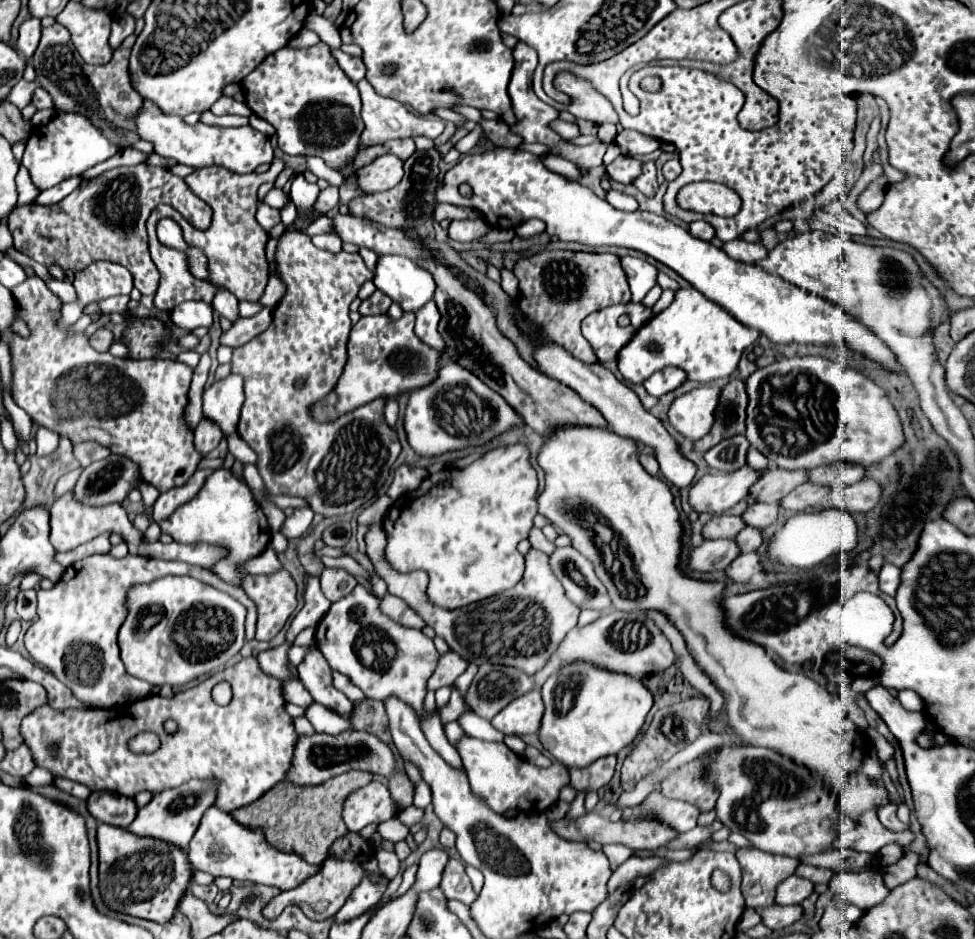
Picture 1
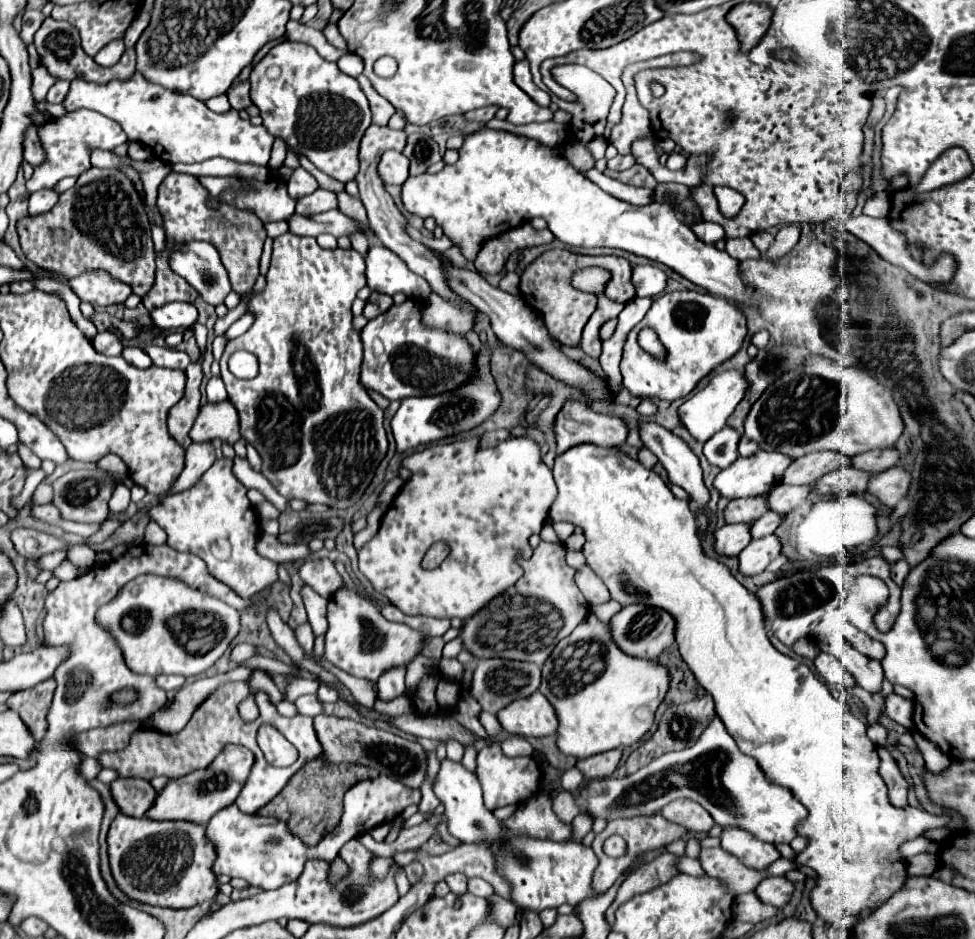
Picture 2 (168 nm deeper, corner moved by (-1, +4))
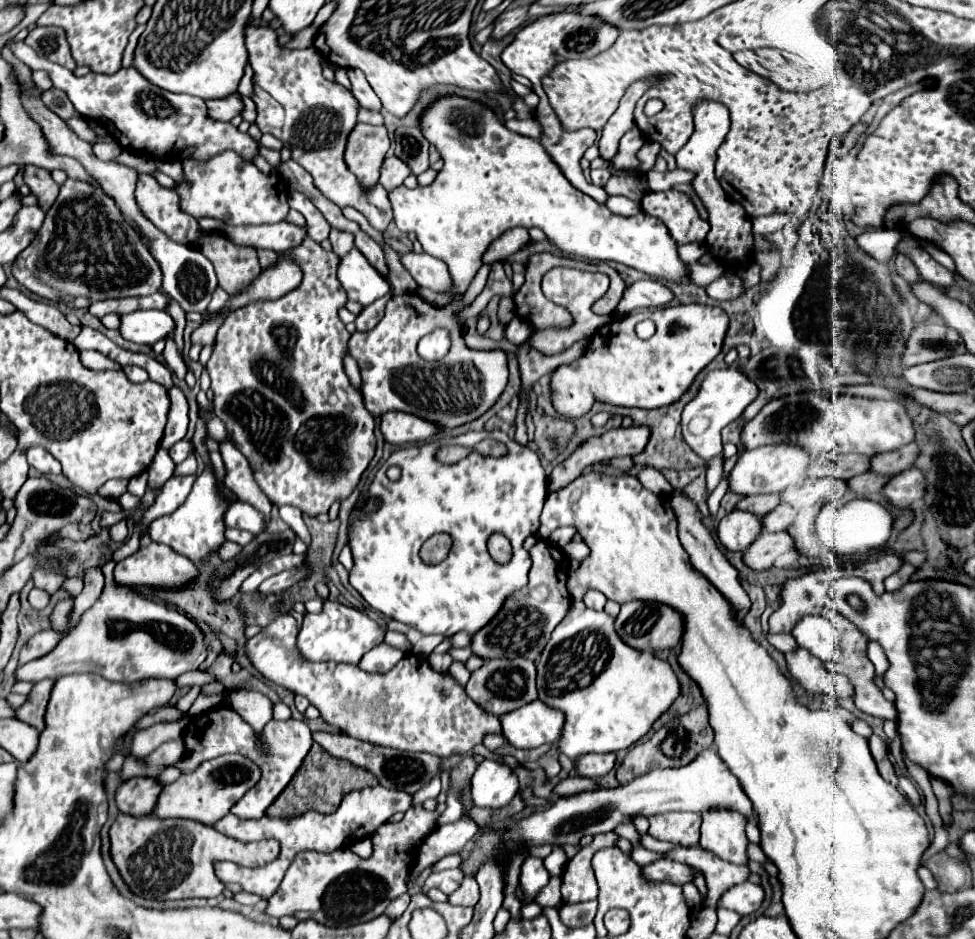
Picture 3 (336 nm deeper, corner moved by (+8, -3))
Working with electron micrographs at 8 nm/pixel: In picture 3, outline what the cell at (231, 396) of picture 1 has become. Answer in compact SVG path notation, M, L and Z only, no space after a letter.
M182 439L180 443L176 443L174 447L172 447L172 451L170 451L170 457L172 457L172 461L178 465L178 463L182 463L188 455L190 455L190 451L192 451L194 447L192 447L192 441L186 441L186 439Z

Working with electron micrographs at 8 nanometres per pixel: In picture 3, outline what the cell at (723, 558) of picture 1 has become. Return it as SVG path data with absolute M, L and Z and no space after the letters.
M734 509L722 517L718 525L718 539L730 551L744 551L762 531L762 517L750 511Z

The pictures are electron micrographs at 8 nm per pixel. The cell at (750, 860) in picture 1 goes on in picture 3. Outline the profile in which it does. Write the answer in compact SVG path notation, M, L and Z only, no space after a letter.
M704 811L700 827L700 847L724 861L746 865L746 819L738 811Z

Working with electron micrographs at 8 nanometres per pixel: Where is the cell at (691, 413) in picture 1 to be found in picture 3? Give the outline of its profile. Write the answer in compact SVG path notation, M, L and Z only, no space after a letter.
M726 367L726 369L716 369L706 375L706 379L700 385L698 395L684 407L682 413L682 435L686 443L704 459L710 461L722 453L722 439L720 431L734 419L738 419L744 409L756 399L758 389L752 379L744 375L738 367Z

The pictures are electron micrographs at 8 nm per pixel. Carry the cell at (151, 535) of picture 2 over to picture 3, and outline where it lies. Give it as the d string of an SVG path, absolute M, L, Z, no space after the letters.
M188 475L188 477L172 477L164 483L162 487L162 493L158 495L156 503L150 507L150 511L146 511L144 519L140 522L141 535L147 532L150 523L160 517L160 515L168 515L172 511L176 511L176 507L180 507L190 489L192 489L192 483L194 483L194 477Z

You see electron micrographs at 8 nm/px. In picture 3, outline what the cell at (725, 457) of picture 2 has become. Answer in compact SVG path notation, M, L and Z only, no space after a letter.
M714 457L712 461L708 461L708 469L706 469L706 487L708 496L718 485L720 481L720 475L722 475L722 465L724 465L724 459L722 457Z

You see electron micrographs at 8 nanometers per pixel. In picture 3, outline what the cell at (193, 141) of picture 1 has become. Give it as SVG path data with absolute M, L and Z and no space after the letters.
M10 37L6 41L6 47L10 47L10 51L20 61L24 61L32 71L36 69L48 71L54 87L68 93L76 111L82 117L94 119L100 125L104 125L106 131L124 149L136 149L150 155L162 155L162 153L180 153L182 149L194 145L196 159L208 159L226 149L234 149L246 161L252 161L252 157L258 155L258 147L248 133L240 133L232 123L222 123L208 117L204 99L194 97L194 95L176 95L176 93L164 91L152 85L148 79L144 79L134 67L120 69L114 75L88 73L84 77L74 77L68 69L36 55L24 41L16 41L14 37Z

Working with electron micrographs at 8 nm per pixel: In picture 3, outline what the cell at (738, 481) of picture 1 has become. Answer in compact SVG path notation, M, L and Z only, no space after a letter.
M778 443L768 447L756 447L752 451L744 451L736 461L730 473L730 491L738 495L758 495L758 493L782 493L786 487L798 483L804 477L806 467L810 465L810 455L796 447L794 443Z

